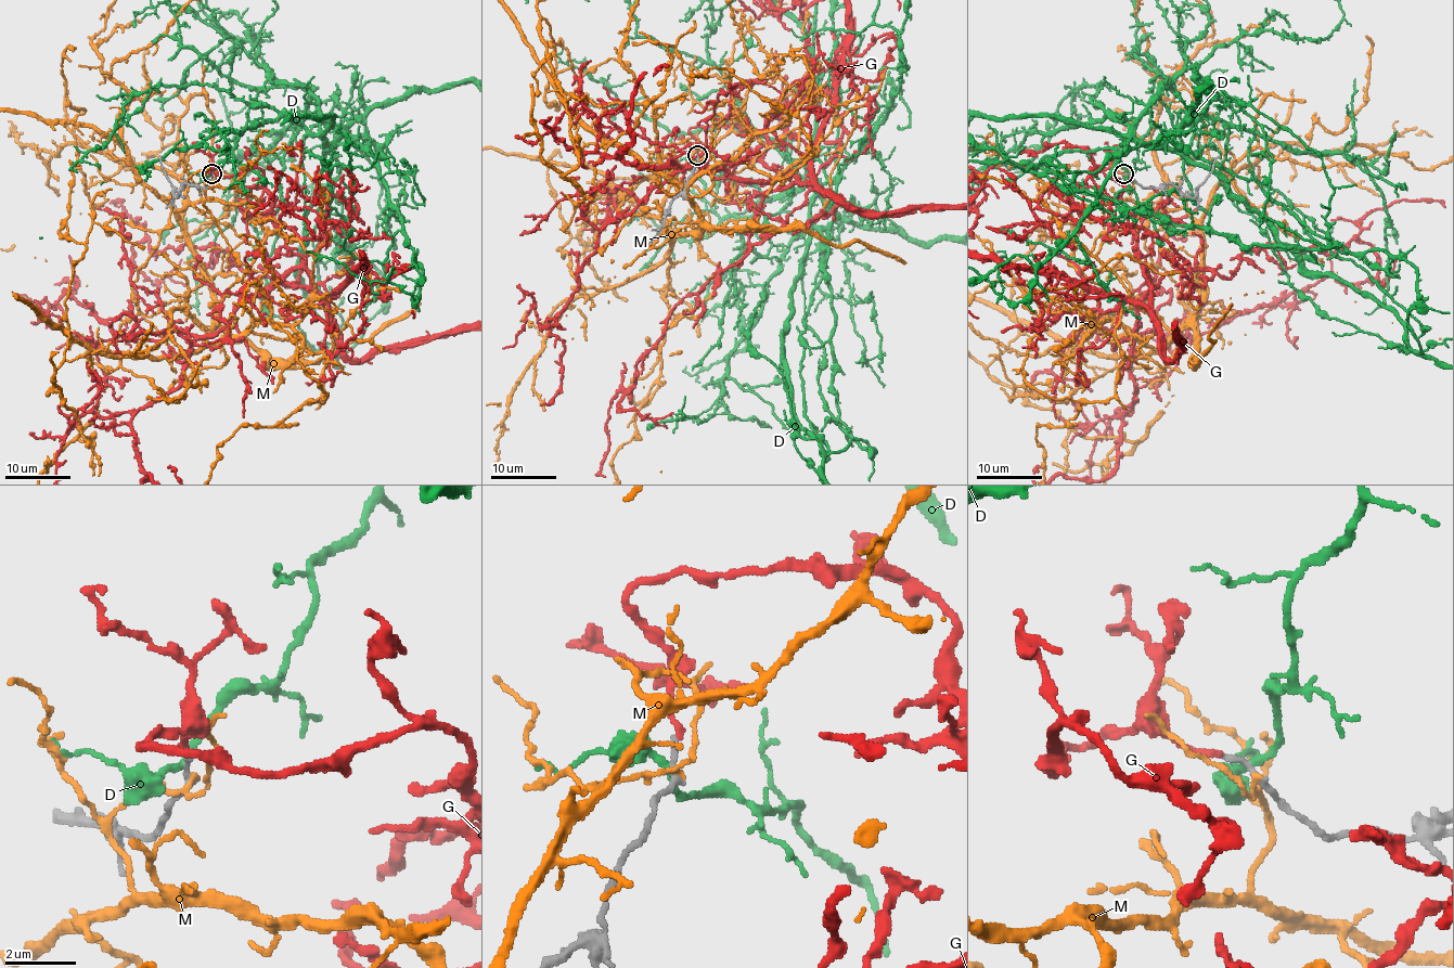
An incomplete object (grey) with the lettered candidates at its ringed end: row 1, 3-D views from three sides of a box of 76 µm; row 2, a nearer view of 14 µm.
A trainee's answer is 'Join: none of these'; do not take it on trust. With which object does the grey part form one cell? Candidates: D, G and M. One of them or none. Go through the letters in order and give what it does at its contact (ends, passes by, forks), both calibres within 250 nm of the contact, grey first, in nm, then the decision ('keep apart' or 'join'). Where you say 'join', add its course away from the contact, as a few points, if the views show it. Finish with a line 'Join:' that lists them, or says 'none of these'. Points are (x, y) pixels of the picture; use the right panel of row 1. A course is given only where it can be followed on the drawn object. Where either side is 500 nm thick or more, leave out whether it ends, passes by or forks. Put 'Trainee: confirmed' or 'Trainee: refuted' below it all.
D: it passes by; calibres 200 and 180 nm; keep apart
G: it ends; calibres 140 and 160 nm; keep apart
M: it passes by; calibres 150 and 110 nm; keep apart
Join: none of these
Trainee: confirmed

